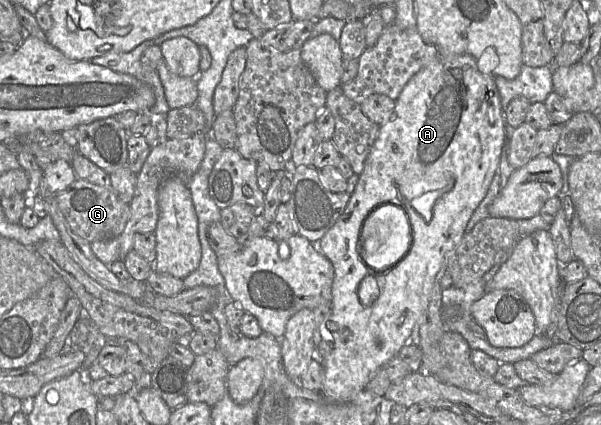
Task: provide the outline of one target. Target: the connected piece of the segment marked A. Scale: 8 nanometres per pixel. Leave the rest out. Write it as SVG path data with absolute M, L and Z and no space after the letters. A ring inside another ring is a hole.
M469 54L456 56L452 59L442 59L438 57L435 61L421 69L403 88L398 98L395 100L395 108L385 123L379 125L378 136L372 146L372 149L365 160L363 172L361 173L354 193L341 216L336 223L329 229L323 238L316 245L318 250L323 253L334 267L334 280L331 287L331 313L326 321L326 328L333 336L333 349L330 354L322 358L322 368L324 373L323 386L321 393L324 398L332 403L350 402L360 391L364 390L368 382L375 373L384 368L384 365L393 357L398 355L400 349L406 343L414 343L419 346L419 320L425 314L430 302L430 295L436 279L441 279L446 271L447 263L453 252L460 244L465 235L465 228L473 212L479 206L486 196L493 177L495 176L500 156L504 144L507 142L507 124L504 118L504 110L501 105L500 94L491 75L482 74L477 66L477 61ZM390 203L403 208L412 231L412 248L409 254L392 269L386 272L374 272L362 259L361 254L361 230L367 217L377 207L382 204ZM373 274L378 287L379 296L369 306L364 306L358 297L358 287L362 279Z

